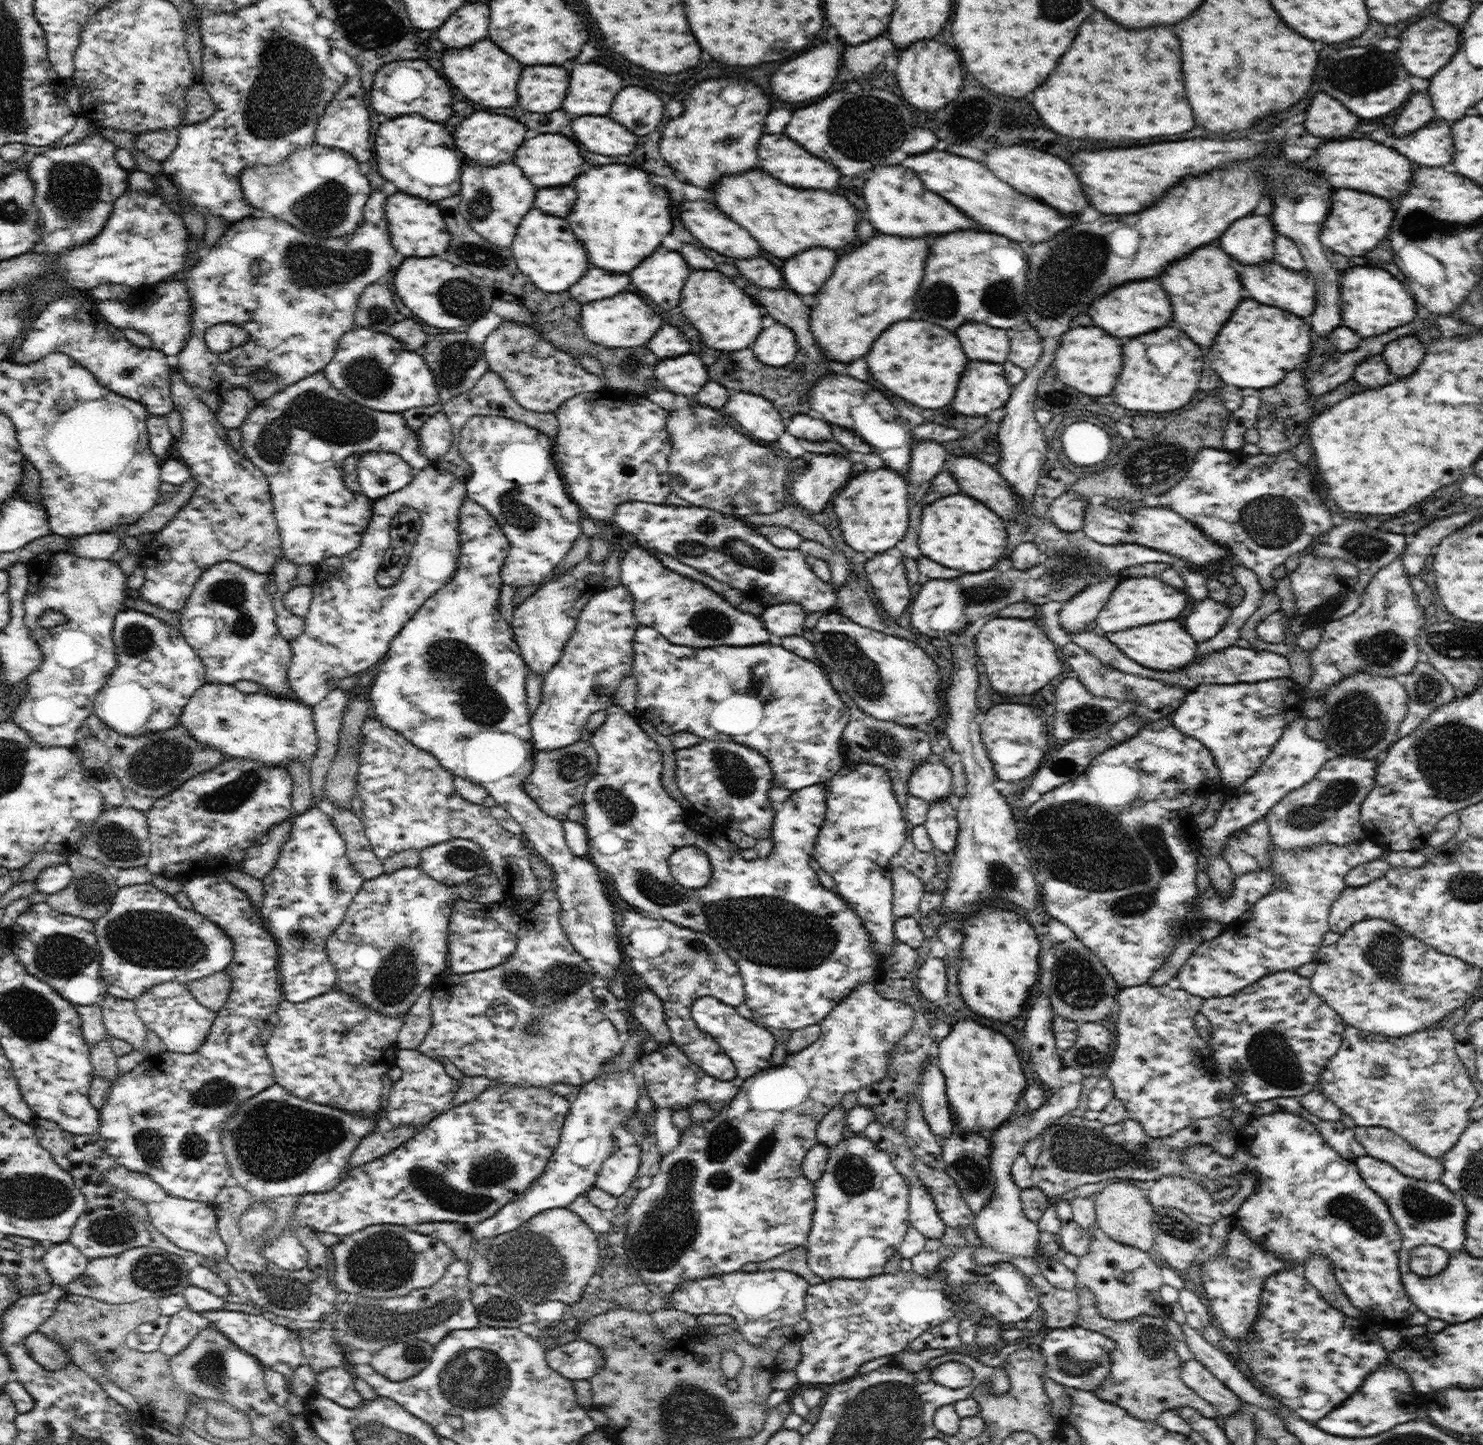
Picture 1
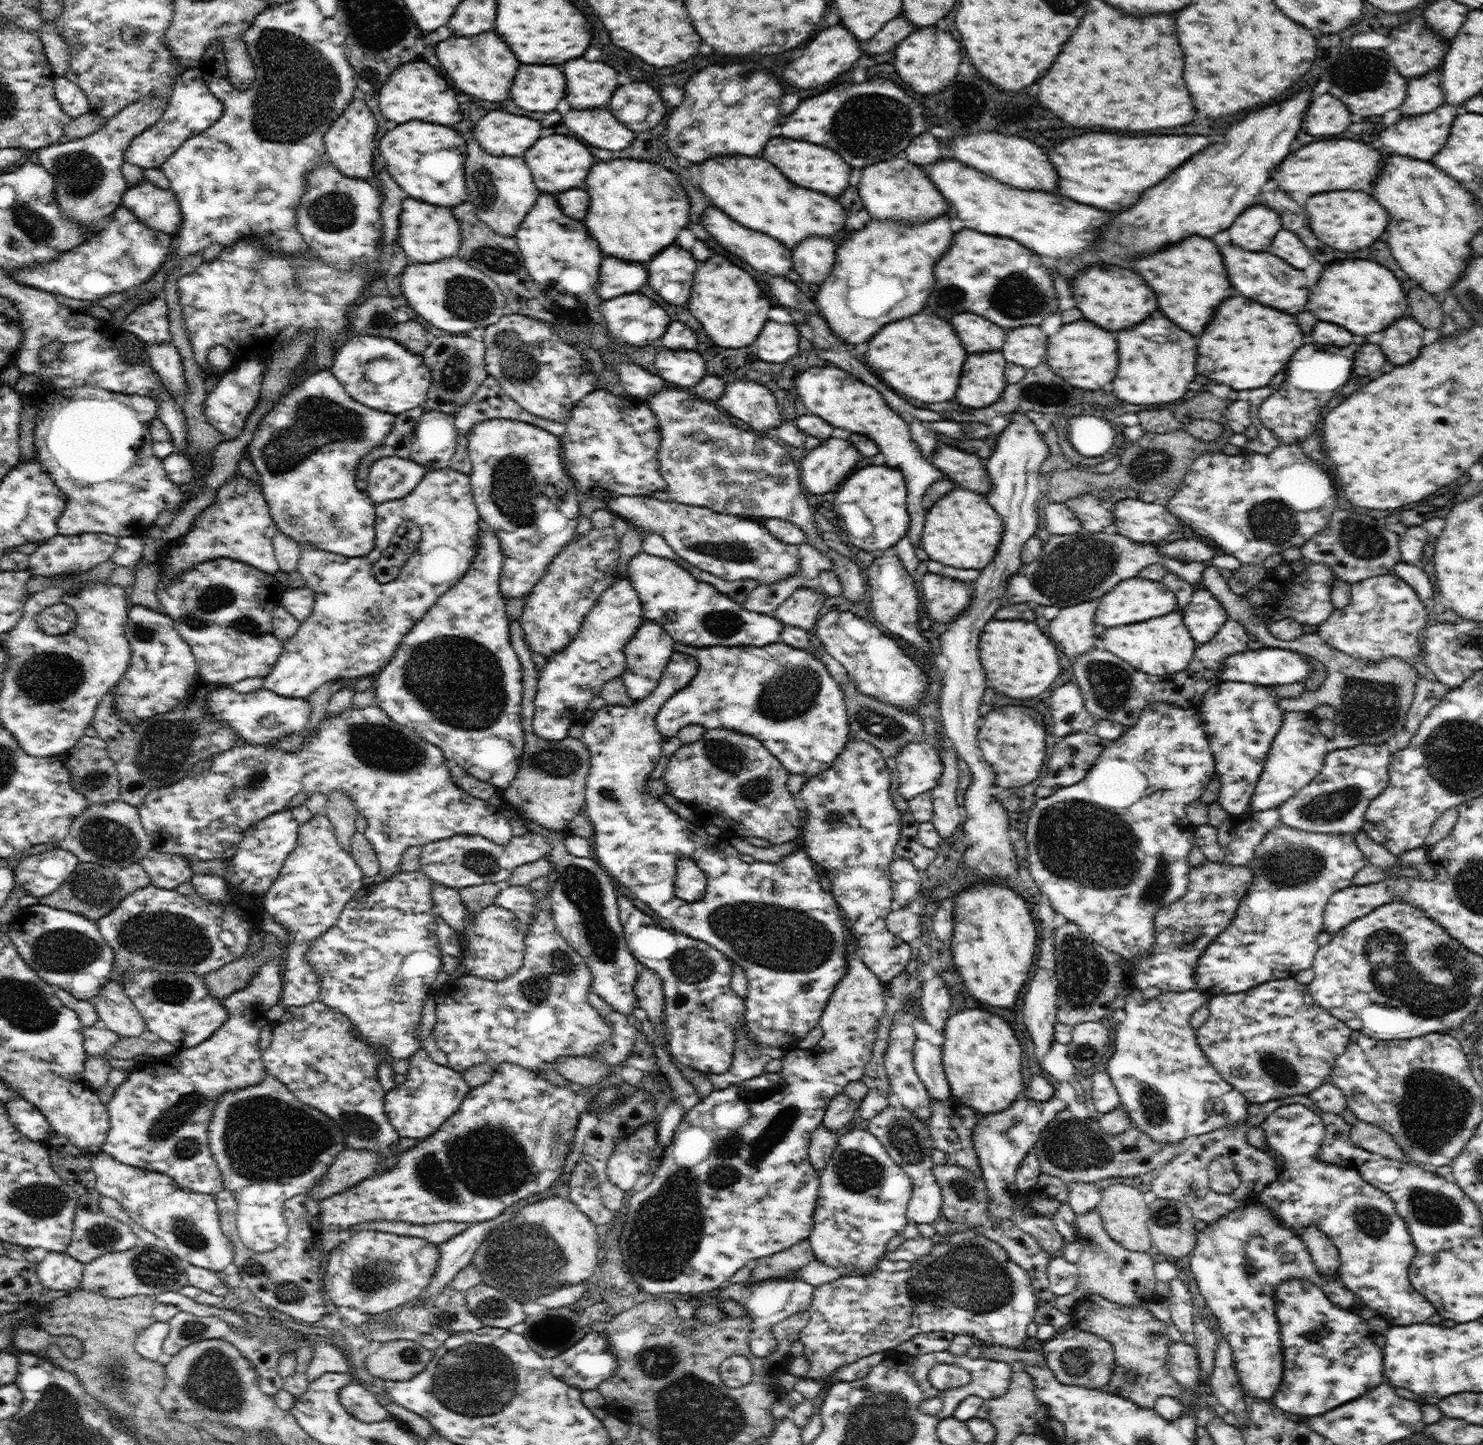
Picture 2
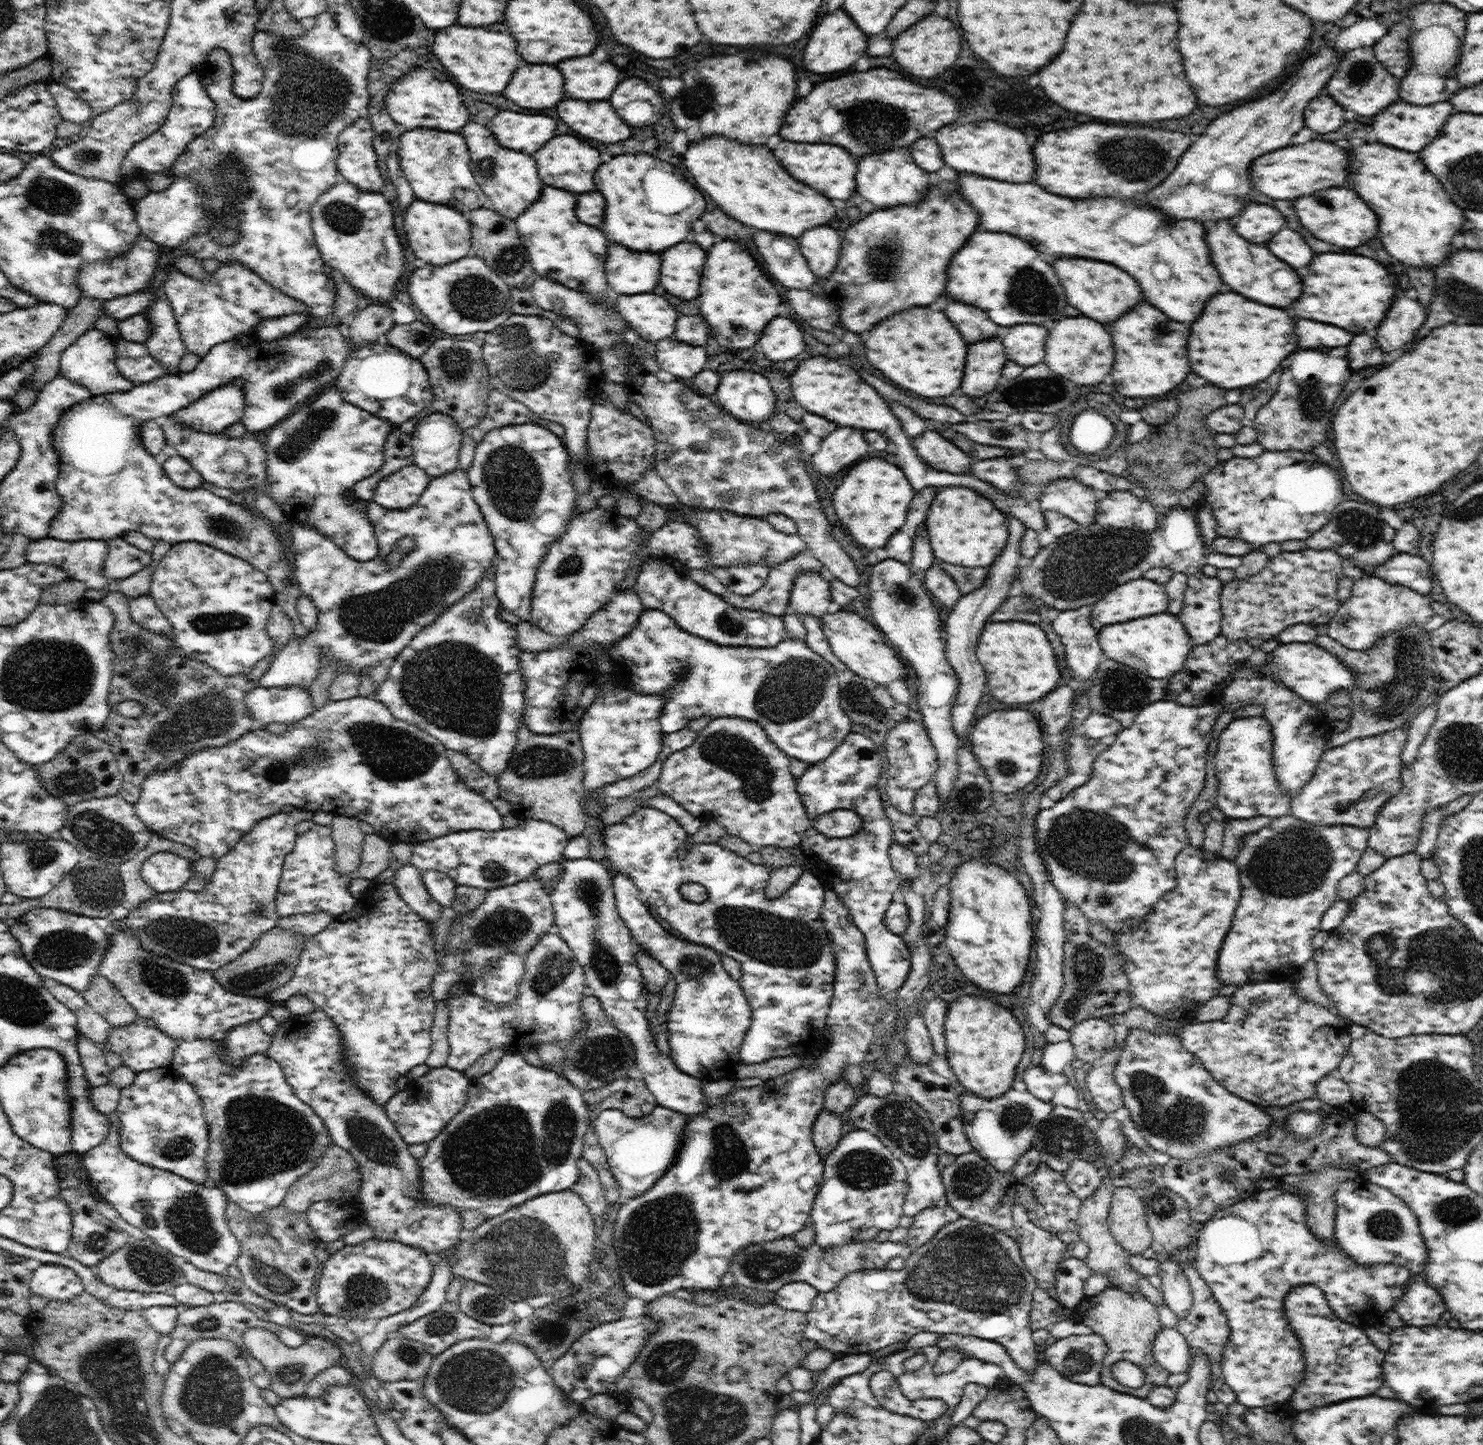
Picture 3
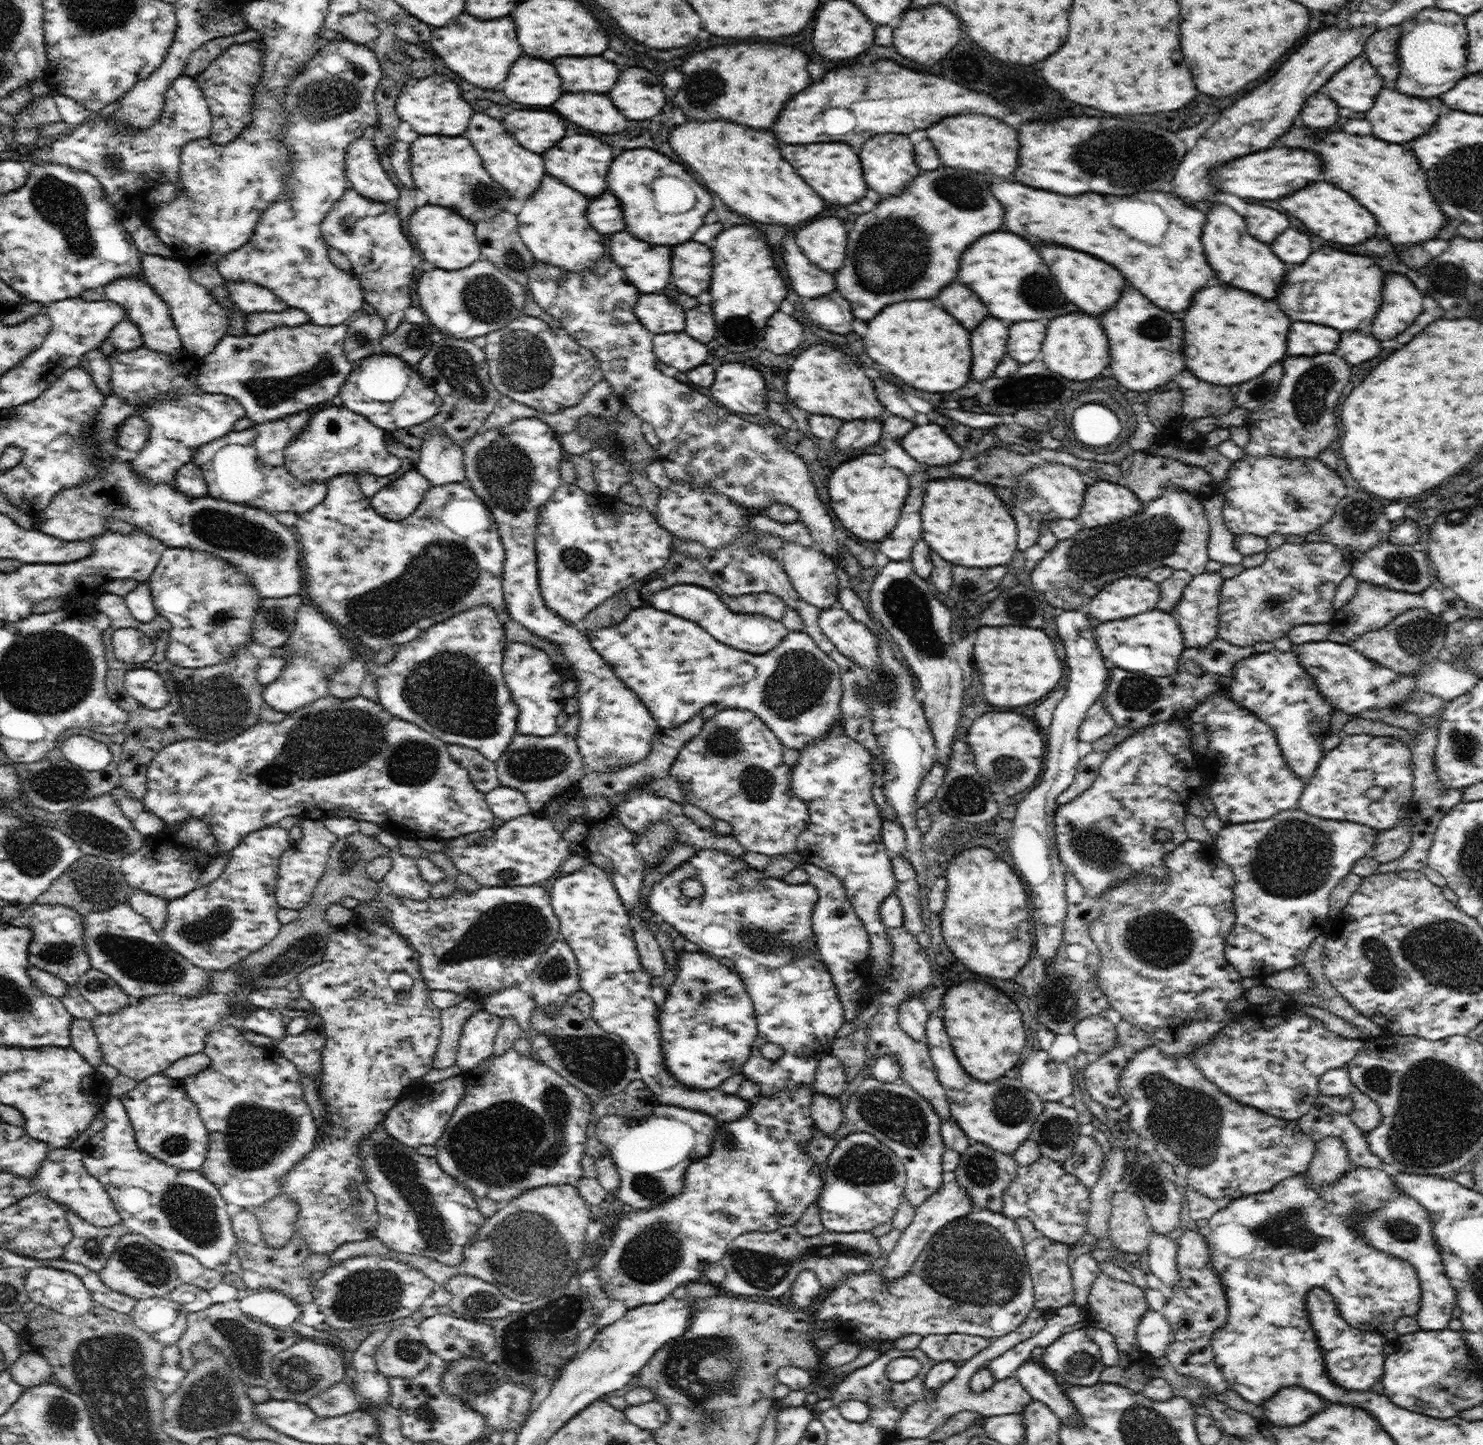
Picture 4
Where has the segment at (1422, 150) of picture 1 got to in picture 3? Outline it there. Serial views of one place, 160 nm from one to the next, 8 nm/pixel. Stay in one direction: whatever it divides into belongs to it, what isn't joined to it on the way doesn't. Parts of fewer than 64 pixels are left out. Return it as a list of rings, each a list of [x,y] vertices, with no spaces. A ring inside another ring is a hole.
[[[1398,102],[1388,106],[1386,110],[1380,110],[1380,114],[1374,116],[1374,132],[1378,134],[1378,140],[1382,144],[1390,144],[1408,152],[1420,152],[1428,142],[1436,138],[1436,134],[1440,134],[1440,128],[1444,126],[1450,114],[1454,114],[1450,102],[1436,102],[1432,106],[1414,106],[1408,102]]]

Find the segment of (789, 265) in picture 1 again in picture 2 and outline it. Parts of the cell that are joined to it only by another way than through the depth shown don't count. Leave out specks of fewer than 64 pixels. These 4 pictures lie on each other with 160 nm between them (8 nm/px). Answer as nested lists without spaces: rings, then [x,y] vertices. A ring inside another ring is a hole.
[[[806,238],[794,248],[794,272],[808,284],[822,284],[836,262],[836,244],[830,238]]]

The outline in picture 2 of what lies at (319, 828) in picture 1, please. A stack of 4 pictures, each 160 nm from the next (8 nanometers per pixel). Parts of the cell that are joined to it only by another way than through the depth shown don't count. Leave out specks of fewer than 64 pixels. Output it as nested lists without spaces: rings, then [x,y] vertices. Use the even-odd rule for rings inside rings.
[[[313,814],[313,817],[304,824],[299,825],[297,843],[295,849],[286,858],[284,866],[276,881],[272,883],[266,895],[264,895],[264,912],[274,918],[278,924],[287,928],[288,944],[286,944],[286,956],[284,957],[283,991],[280,1002],[285,1006],[306,1006],[311,1002],[320,1000],[320,977],[306,961],[306,950],[310,950],[310,944],[330,927],[335,926],[344,906],[350,901],[368,882],[362,869],[356,864],[350,852],[346,852],[337,841],[330,819],[324,814]]]

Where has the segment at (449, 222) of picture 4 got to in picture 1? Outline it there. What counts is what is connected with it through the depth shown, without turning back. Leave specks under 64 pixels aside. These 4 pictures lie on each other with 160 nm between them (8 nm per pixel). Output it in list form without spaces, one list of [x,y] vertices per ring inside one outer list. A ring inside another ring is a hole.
[[[402,192],[392,194],[392,196],[388,196],[388,202],[386,202],[386,218],[390,224],[392,244],[404,256],[430,258],[430,256],[442,254],[449,247],[450,234],[444,224],[444,218],[442,218],[440,210],[430,202],[424,202],[420,198],[412,198]]]

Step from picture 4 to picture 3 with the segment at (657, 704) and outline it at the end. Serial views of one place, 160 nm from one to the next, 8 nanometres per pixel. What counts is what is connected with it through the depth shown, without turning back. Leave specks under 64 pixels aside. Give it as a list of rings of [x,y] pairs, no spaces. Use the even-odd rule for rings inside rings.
[[[645,608],[636,626],[618,642],[612,643],[607,653],[612,660],[611,674],[619,685],[642,694],[665,694],[659,718],[664,733],[683,729],[691,720],[700,717],[745,718],[764,728],[768,738],[790,759],[799,758],[810,766],[828,758],[851,728],[851,718],[840,704],[841,688],[835,668],[816,654],[805,640],[788,638],[770,648],[720,646],[682,630],[665,612]],[[683,668],[686,678],[678,682]]]

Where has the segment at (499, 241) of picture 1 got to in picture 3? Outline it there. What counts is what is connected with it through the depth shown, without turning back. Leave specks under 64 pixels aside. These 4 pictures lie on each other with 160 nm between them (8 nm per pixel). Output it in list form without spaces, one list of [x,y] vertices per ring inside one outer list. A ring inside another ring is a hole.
[[[468,122],[468,126],[464,126],[462,132],[464,140],[468,142],[468,150],[472,154],[471,169],[476,174],[475,181],[487,198],[485,205],[498,211],[502,216],[515,220],[538,200],[544,188],[538,176],[536,160],[528,154],[500,146],[492,136],[493,132],[490,132],[484,124]]]

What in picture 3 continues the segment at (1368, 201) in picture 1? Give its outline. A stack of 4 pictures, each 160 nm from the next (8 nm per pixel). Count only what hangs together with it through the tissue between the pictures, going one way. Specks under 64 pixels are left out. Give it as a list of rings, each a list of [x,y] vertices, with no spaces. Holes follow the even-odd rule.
[[[1328,188],[1318,190],[1316,194],[1296,198],[1294,200],[1296,216],[1300,218],[1300,224],[1308,228],[1310,234],[1324,242],[1332,242],[1336,246],[1354,248],[1360,244],[1366,244],[1374,234],[1378,232],[1378,218],[1376,214],[1362,202],[1362,198],[1348,188]]]

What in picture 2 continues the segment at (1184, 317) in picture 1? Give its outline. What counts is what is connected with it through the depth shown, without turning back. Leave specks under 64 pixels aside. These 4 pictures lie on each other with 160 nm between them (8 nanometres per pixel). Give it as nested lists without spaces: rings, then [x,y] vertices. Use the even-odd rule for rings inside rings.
[[[1192,234],[1184,238],[1184,242],[1170,244],[1158,252],[1134,258],[1132,266],[1138,268],[1138,274],[1154,290],[1164,316],[1194,336],[1202,334],[1204,324],[1212,318],[1216,306],[1228,298],[1230,282],[1222,264],[1220,250],[1210,238]]]

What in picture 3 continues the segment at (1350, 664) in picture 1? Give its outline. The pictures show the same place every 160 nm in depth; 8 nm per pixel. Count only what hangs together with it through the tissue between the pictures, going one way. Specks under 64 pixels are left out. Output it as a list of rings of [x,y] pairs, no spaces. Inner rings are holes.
[[[1377,576],[1359,578],[1354,581],[1351,595],[1341,602],[1332,620],[1327,624],[1327,636],[1335,643],[1352,650],[1366,650],[1389,632],[1410,625],[1421,627],[1432,618],[1434,612],[1423,594],[1400,584],[1388,584]]]

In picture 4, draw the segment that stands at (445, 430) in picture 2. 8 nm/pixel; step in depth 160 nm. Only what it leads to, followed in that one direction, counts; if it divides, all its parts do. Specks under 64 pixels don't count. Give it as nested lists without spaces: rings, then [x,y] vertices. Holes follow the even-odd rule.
[[[436,427],[422,437],[420,459],[414,470],[422,477],[427,478],[431,485],[450,484],[451,482],[466,482],[464,462],[464,447],[458,446],[444,429]]]

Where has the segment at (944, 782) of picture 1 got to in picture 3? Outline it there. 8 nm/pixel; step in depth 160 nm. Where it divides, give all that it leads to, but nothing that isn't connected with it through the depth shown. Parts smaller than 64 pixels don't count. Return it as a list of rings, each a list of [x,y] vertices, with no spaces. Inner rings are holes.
[[[906,717],[896,723],[884,741],[888,770],[886,790],[889,801],[904,814],[914,814],[917,792],[935,775],[938,768],[937,750],[930,740],[927,728],[921,720]]]

